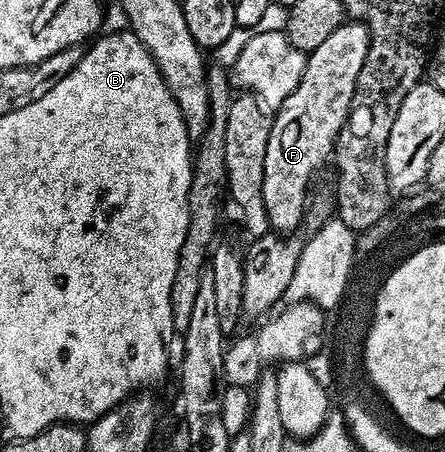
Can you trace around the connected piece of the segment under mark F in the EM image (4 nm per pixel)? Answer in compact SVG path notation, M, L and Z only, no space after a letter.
M344 22L337 30L333 30L333 34L329 34L329 38L325 38L325 42L321 42L321 46L317 46L312 50L312 52L308 55L307 58L307 65L305 66L305 74L301 74L301 82L297 82L297 90L293 90L293 94L289 94L289 98L285 98L285 102L279 107L278 112L274 113L272 122L271 122L271 133L269 134L269 146L265 150L265 186L263 187L263 193L265 194L265 210L269 214L269 222L271 223L272 229L276 233L279 234L291 234L295 227L298 226L299 223L302 222L303 216L305 220L305 213L308 211L309 208L309 195L307 196L307 187L311 184L311 179L315 176L315 171L318 170L319 167L322 166L323 163L328 163L329 157L332 155L335 142L339 138L339 131L343 129L343 123L346 122L348 114L351 112L351 103L353 102L353 94L355 93L355 87L357 86L357 78L361 74L361 66L365 66L365 54L369 54L369 42L371 41L371 36L367 32L367 28L365 25L358 23L358 22Z

